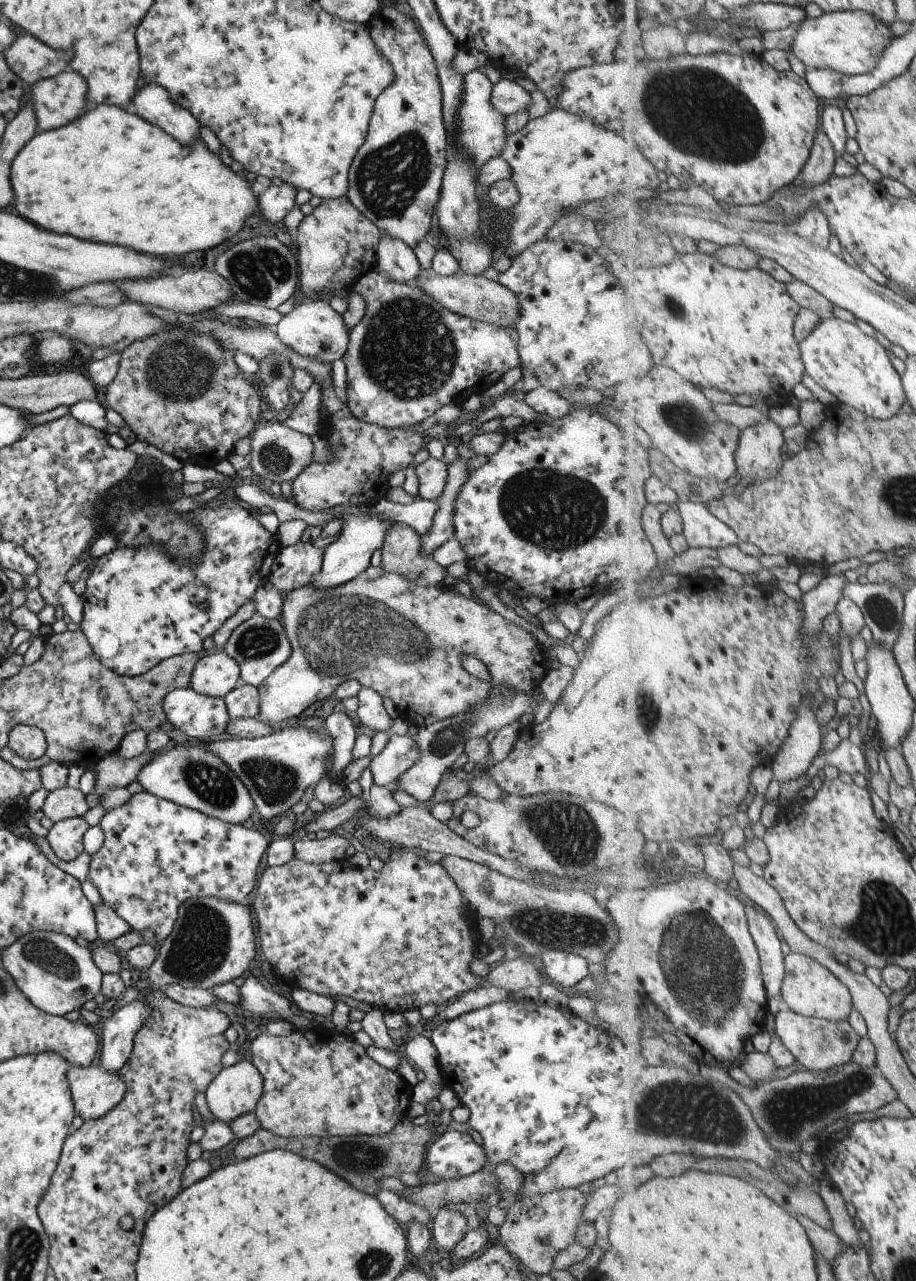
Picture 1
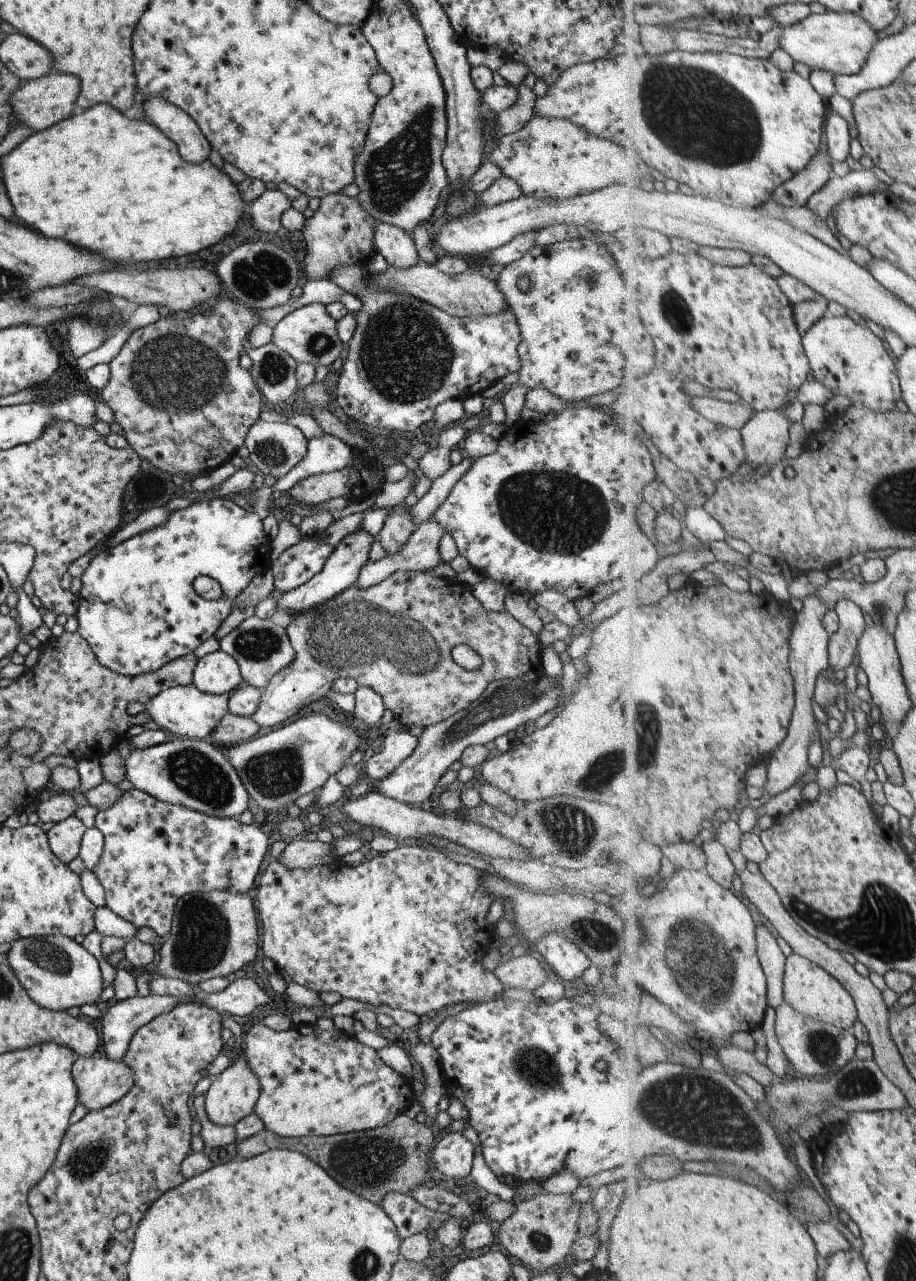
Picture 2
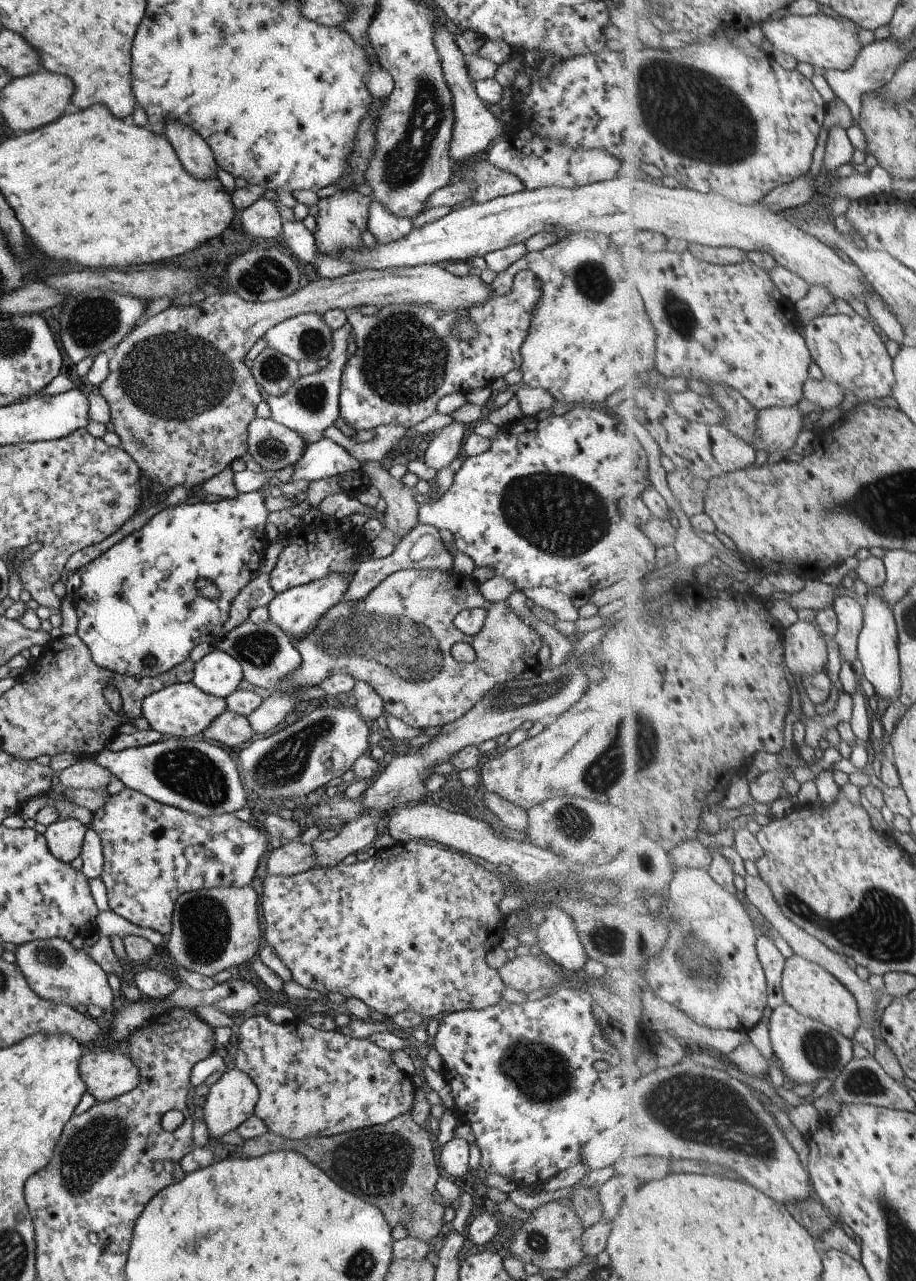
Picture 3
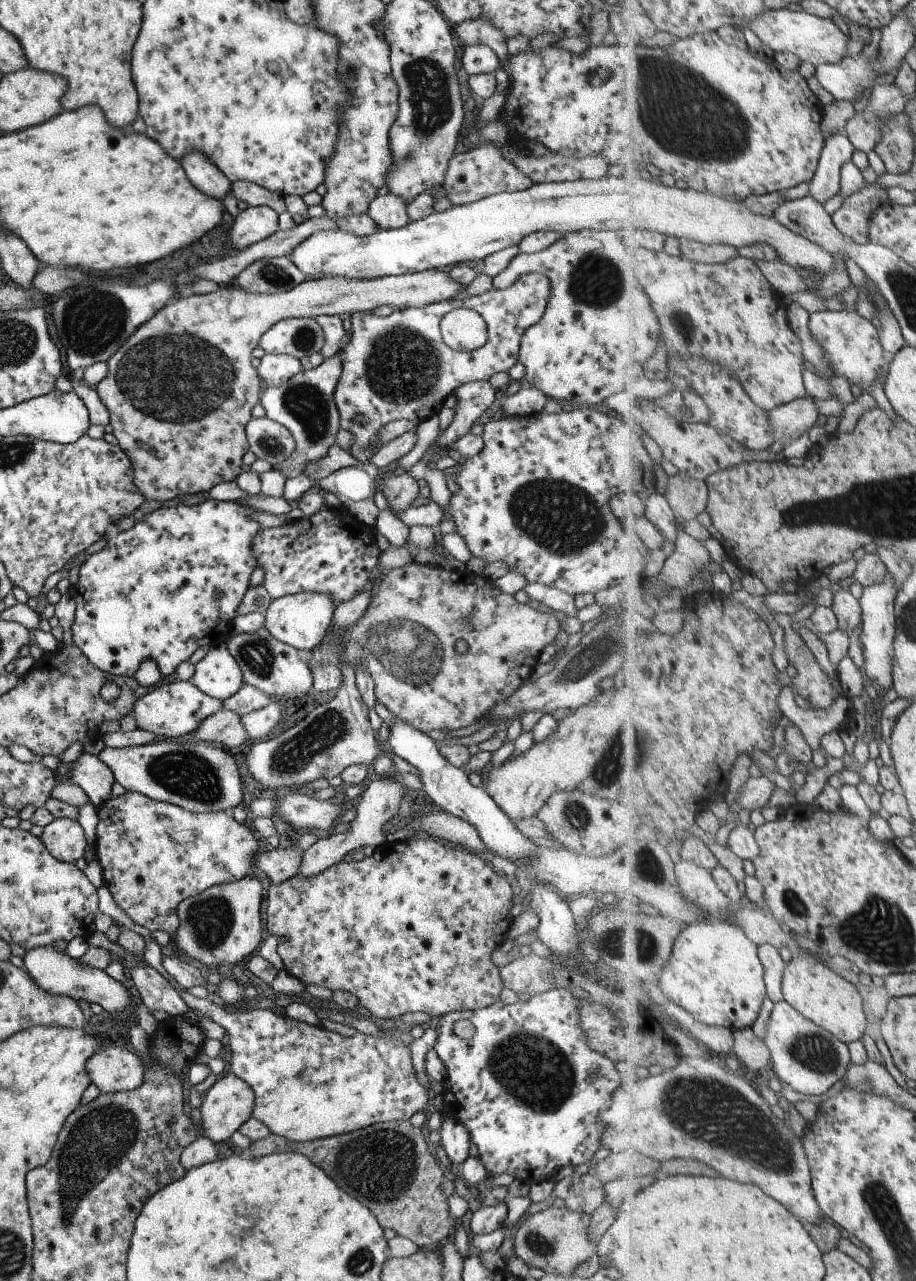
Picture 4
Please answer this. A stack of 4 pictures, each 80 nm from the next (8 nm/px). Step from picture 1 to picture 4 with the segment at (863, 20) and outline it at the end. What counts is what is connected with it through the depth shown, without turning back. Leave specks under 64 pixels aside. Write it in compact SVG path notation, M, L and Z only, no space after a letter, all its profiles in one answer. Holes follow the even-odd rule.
M772 10L759 15L746 26L775 53L793 53L801 62L807 61L817 67L824 64L840 65L849 54L850 36L843 34L843 30L832 19L807 11Z

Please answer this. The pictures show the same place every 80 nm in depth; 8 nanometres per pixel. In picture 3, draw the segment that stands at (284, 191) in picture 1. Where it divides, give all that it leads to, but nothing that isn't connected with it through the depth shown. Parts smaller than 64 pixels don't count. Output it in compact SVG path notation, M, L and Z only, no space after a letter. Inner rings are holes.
M259 197L241 211L241 229L254 240L269 243L279 237L281 219L278 208L271 200Z

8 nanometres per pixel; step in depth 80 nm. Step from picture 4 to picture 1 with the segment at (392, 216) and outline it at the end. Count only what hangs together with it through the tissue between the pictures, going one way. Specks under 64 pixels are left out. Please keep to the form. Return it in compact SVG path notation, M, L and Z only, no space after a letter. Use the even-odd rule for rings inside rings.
M381 234L378 245L378 270L383 276L398 283L412 283L421 270L413 249L397 239Z

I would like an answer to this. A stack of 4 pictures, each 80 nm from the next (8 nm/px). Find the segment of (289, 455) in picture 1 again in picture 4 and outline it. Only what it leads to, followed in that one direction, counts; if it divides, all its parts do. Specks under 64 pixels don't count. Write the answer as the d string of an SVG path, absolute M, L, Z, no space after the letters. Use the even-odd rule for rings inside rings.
M267 417L251 418L244 428L250 450L271 466L281 464L294 449L294 438L278 422Z

